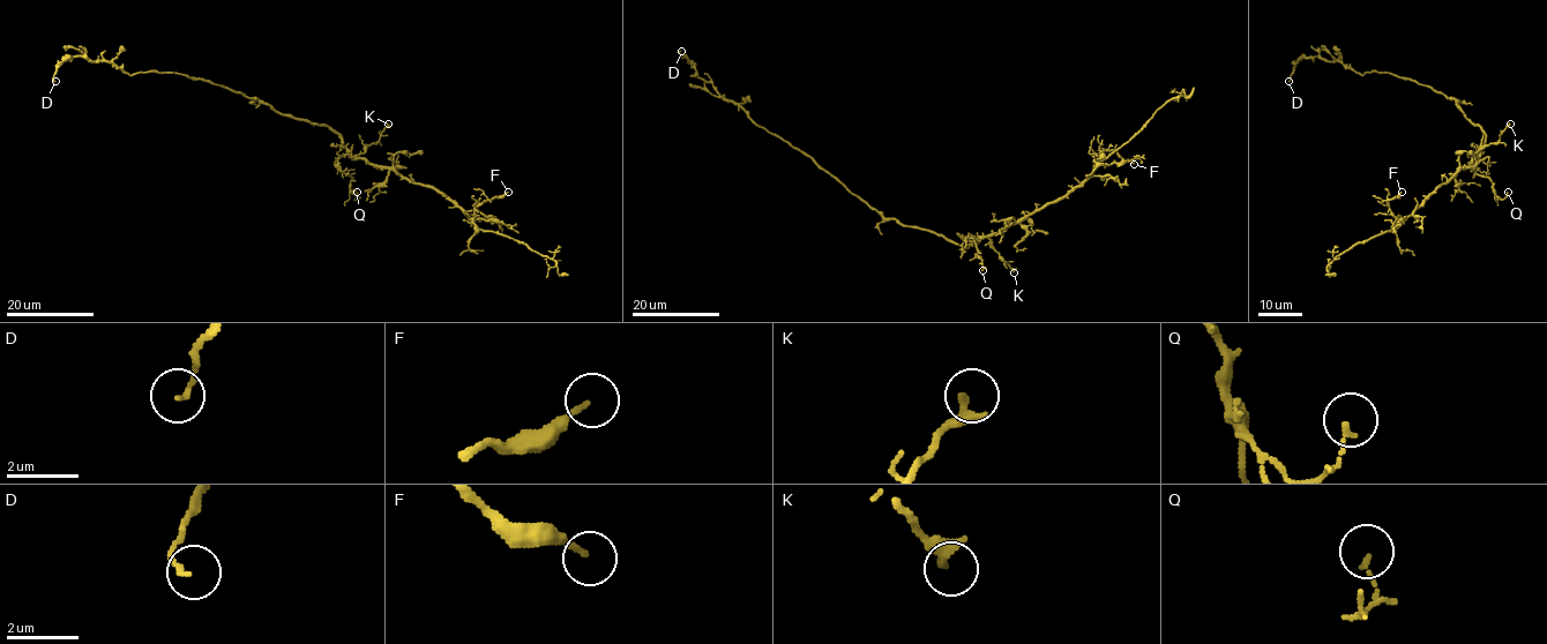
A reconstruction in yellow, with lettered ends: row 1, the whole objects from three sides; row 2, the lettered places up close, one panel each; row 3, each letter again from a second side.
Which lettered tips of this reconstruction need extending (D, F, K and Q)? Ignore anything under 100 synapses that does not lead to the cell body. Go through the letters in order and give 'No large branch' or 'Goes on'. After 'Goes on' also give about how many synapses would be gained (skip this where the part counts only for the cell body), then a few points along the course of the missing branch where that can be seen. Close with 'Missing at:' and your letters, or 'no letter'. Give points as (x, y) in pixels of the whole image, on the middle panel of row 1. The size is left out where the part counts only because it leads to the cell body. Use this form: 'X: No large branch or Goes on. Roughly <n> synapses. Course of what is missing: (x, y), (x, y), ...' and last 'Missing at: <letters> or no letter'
D: No large branch
F: No large branch
K: No large branch
Q: No large branch
Missing at: no letter

